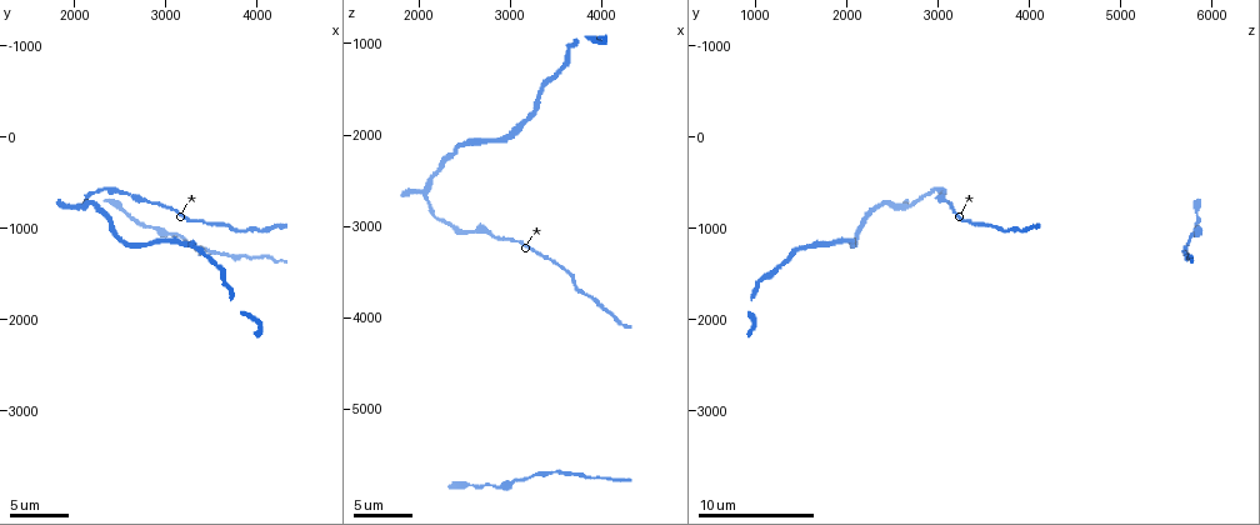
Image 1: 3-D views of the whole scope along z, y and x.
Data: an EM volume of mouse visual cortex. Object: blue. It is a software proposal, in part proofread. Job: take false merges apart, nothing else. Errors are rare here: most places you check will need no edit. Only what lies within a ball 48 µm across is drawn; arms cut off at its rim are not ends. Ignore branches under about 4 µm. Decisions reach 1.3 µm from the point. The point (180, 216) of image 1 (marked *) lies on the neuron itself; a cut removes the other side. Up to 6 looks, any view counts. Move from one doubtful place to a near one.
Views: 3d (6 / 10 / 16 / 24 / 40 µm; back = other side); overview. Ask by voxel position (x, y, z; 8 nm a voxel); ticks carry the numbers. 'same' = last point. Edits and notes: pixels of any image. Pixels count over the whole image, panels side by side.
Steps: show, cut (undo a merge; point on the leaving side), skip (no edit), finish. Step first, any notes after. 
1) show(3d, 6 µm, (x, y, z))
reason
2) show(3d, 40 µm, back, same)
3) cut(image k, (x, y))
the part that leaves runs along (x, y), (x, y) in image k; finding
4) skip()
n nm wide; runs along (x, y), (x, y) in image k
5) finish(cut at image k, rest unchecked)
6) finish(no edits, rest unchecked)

show(3d, 10 µm, (3950, 1350, 5800))
sudden change in width

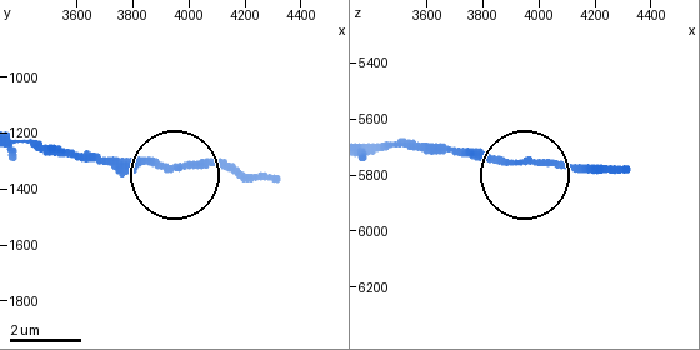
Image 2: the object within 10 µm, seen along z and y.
show(3d, 10 µm, back, (3960, 1310, 5750))
other side

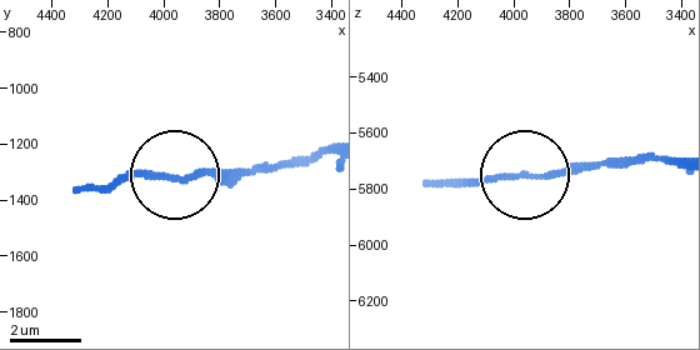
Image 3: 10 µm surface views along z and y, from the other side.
skip()
continuous, no second neuron

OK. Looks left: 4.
show(3d, 6 µm, (3100, 1050, 5800))
thick turns thin

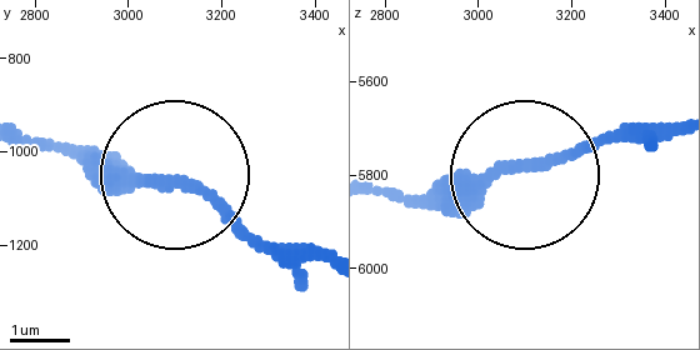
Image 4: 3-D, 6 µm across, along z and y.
show(3d, 6 µm, back, (3095, 1070, 5785))

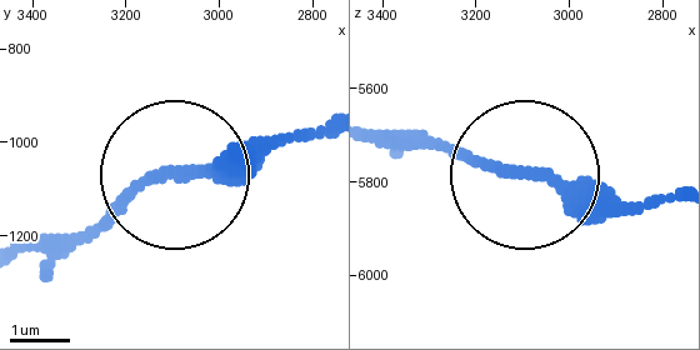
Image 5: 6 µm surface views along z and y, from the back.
skip()
continuous, no second neuron

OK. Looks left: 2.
show(3d, 10 µm, (4250, 950, 4100))
thick turns thin

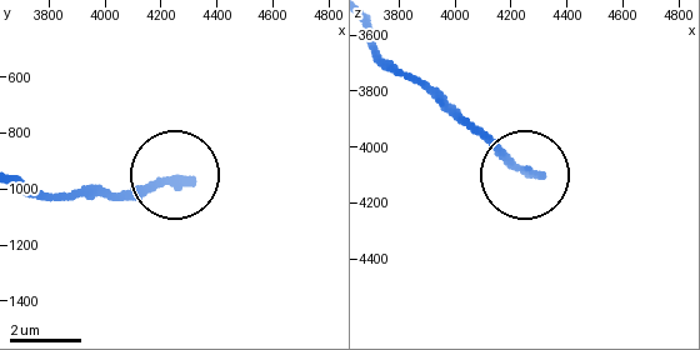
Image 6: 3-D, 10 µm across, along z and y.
show(3d, 6 µm, (4260, 960, 4080))
closer look

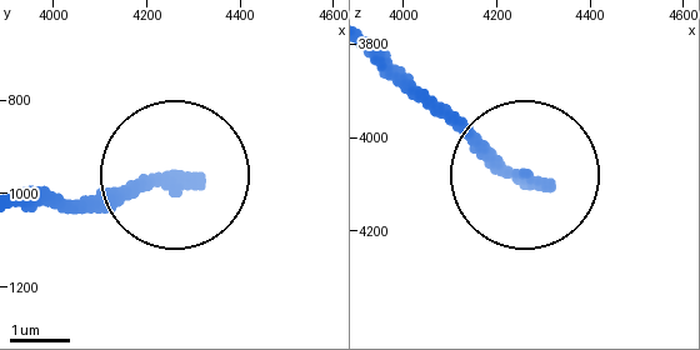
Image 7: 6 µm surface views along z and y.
skip()
all the same neuron

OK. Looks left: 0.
finish(no edits, rest unchecked)

